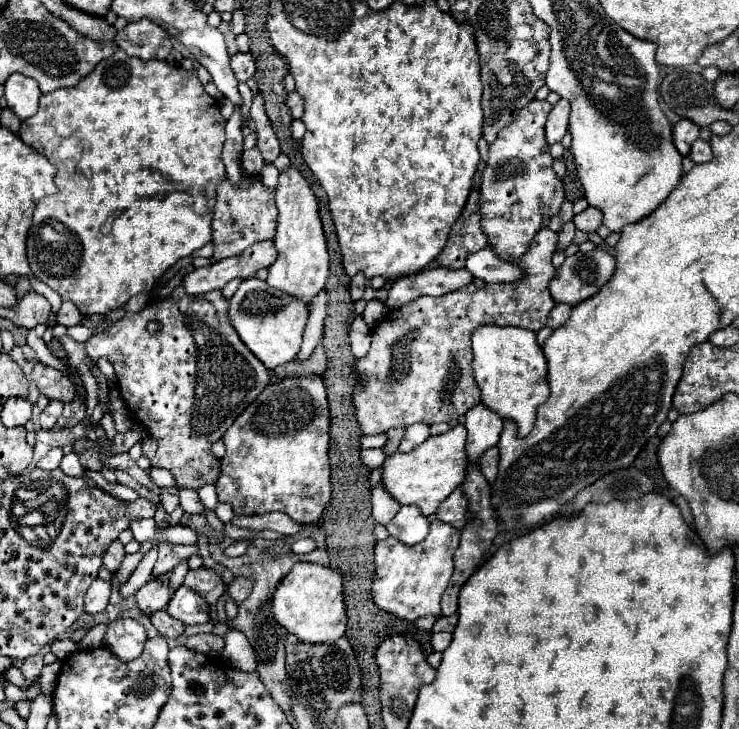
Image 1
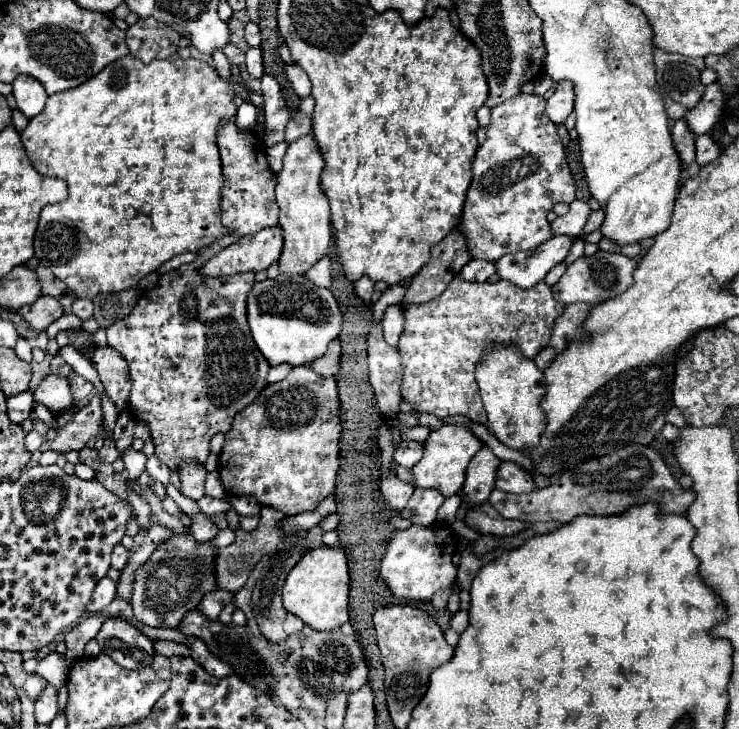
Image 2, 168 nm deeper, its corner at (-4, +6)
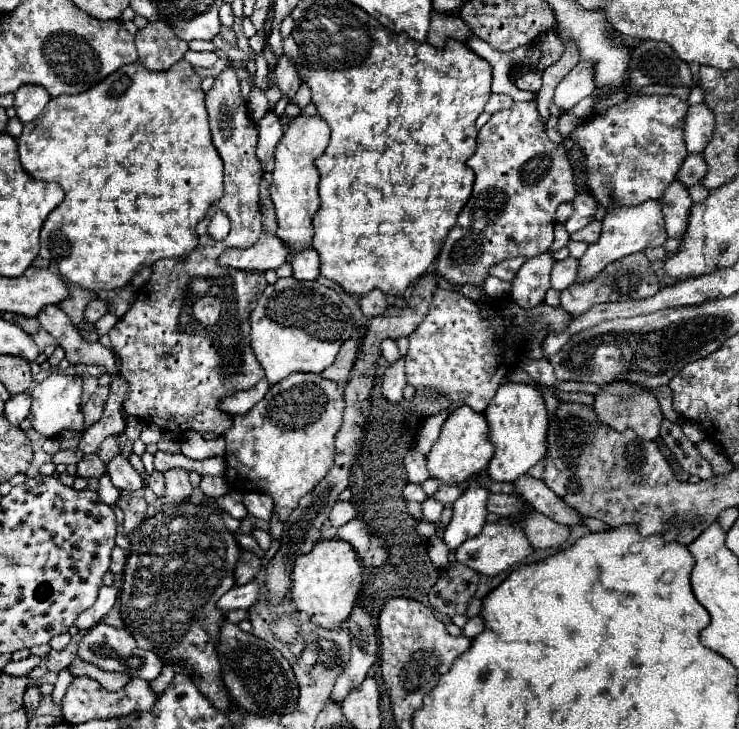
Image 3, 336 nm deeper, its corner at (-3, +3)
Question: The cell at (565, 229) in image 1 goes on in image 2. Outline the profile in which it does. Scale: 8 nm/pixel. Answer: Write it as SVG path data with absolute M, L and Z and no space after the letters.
M553 236L535 250L503 256L499 262L495 262L497 274L501 276L501 280L509 280L519 288L529 290L537 282L541 282L555 264L565 260L569 248L569 236Z

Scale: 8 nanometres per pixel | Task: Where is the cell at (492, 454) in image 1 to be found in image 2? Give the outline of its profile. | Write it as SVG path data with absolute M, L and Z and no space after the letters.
M501 462L499 474L497 474L497 488L503 492L521 494L521 492L533 492L535 482L521 466L513 462Z

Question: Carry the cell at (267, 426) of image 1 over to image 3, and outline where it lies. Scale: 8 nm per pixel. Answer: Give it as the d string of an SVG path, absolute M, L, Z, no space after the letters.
M292 373L282 379L278 385L272 385L262 401L258 401L246 415L236 415L232 429L224 433L226 439L226 483L234 491L260 491L268 493L274 499L274 511L282 521L290 517L290 513L298 507L298 501L322 481L328 471L334 467L334 437L342 425L344 397L342 389L320 375L312 373Z

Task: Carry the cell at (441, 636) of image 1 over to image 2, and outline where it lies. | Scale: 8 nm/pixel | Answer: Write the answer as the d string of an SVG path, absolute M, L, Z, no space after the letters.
M461 610L461 612L457 612L455 616L453 616L453 620L451 620L451 628L455 630L455 632L465 632L465 628L469 626L469 614L465 612L465 610Z

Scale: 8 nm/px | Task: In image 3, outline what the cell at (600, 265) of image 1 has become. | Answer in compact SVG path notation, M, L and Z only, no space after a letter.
M634 253L634 255L628 255L624 259L610 263L606 269L602 269L602 273L598 273L598 277L592 277L590 281L582 281L582 285L578 285L578 281L576 281L570 287L566 287L560 293L560 305L564 311L578 317L598 303L646 299L646 297L654 295L658 289L660 289L660 281L654 275L654 271L650 269L650 261L644 257L644 253Z

